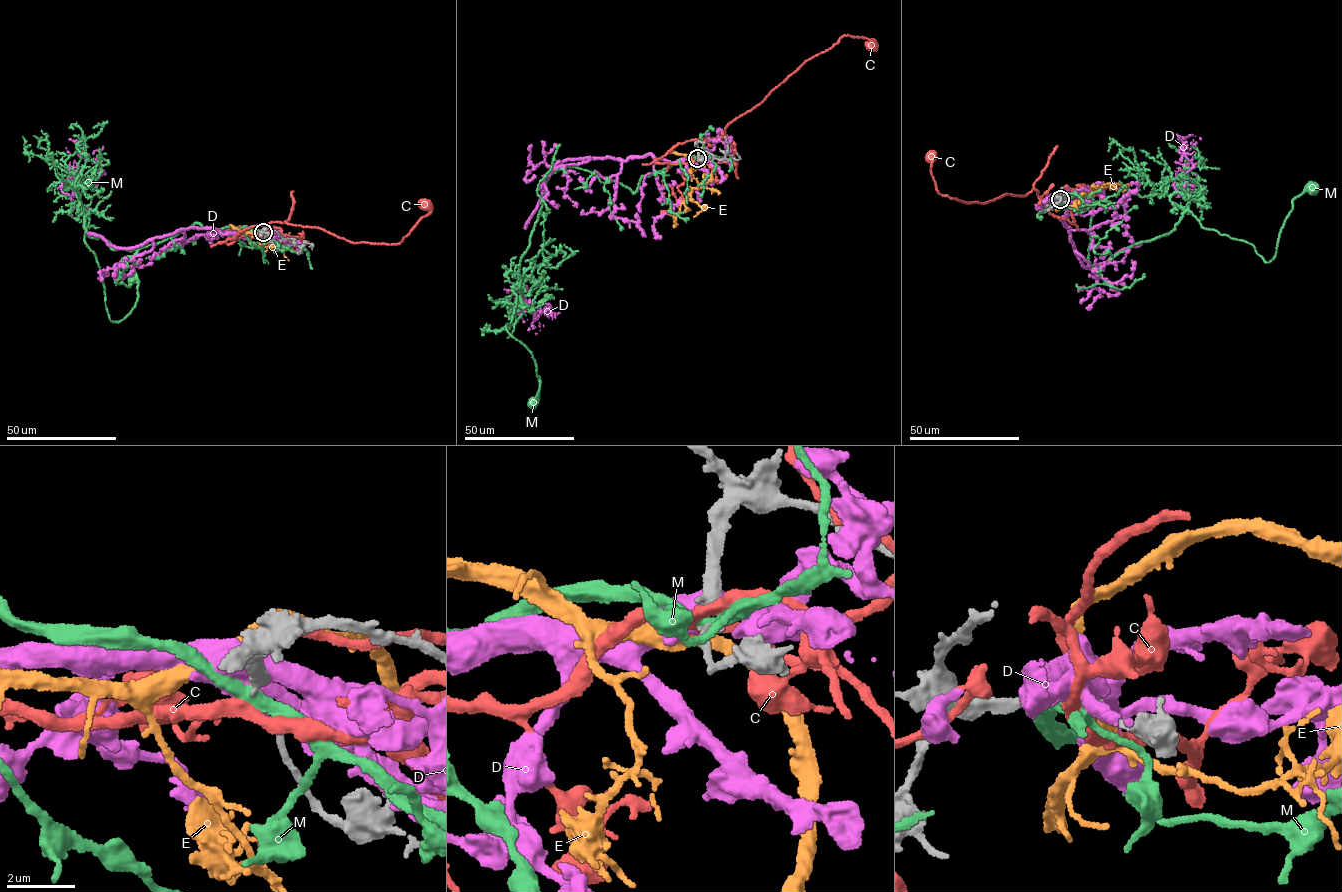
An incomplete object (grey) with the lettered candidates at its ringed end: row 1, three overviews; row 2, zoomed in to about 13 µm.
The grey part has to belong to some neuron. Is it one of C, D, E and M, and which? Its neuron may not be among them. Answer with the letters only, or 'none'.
E

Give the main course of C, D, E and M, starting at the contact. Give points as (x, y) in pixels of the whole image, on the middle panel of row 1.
C: (697, 158), (686, 163), (654, 161), (679, 144), (724, 139), (728, 123), (842, 37), (868, 38), (873, 44)
D: (698, 157), (555, 165), (525, 229), (541, 311), (551, 312), (538, 317), (543, 326), (524, 310)
E: (698, 157), (704, 168), (704, 178), (709, 182), (691, 190), (677, 213), (676, 224), (673, 227)
M: (698, 158), (642, 176), (634, 193), (577, 167), (547, 177), (505, 325), (535, 360), (532, 401)

